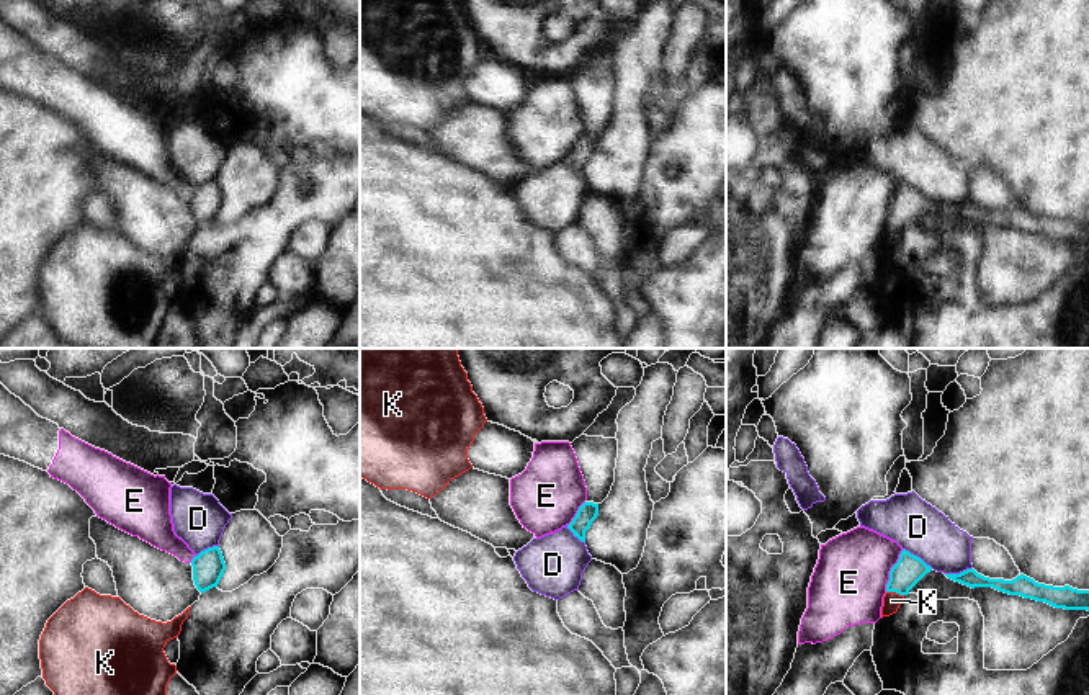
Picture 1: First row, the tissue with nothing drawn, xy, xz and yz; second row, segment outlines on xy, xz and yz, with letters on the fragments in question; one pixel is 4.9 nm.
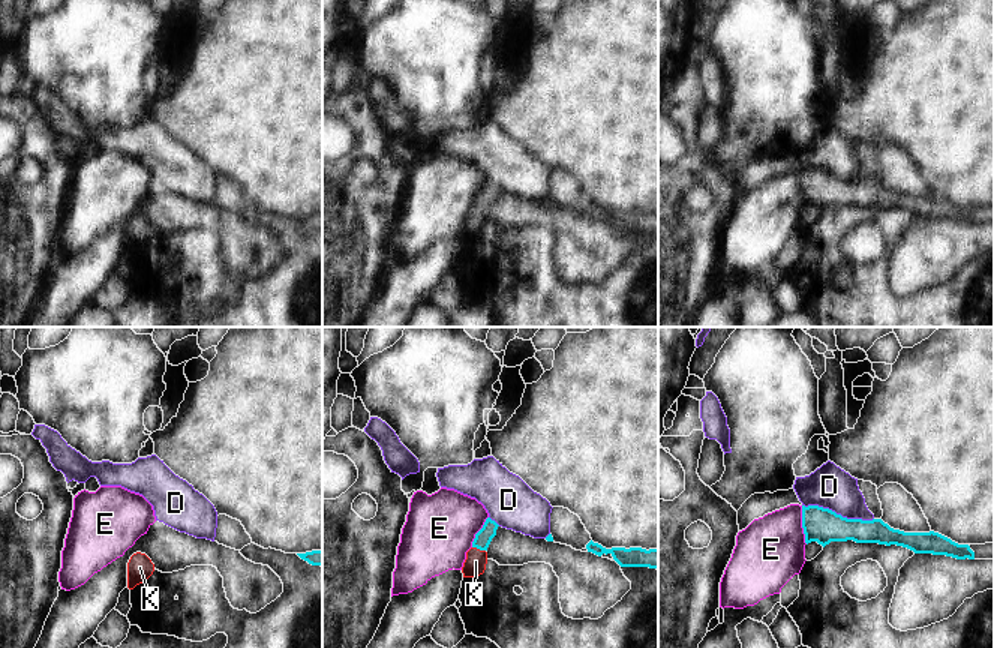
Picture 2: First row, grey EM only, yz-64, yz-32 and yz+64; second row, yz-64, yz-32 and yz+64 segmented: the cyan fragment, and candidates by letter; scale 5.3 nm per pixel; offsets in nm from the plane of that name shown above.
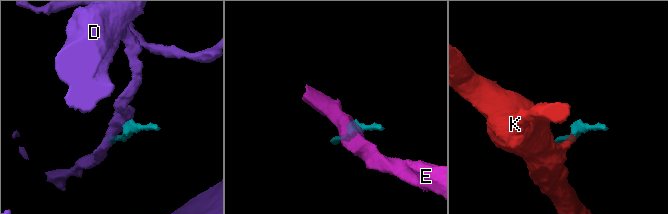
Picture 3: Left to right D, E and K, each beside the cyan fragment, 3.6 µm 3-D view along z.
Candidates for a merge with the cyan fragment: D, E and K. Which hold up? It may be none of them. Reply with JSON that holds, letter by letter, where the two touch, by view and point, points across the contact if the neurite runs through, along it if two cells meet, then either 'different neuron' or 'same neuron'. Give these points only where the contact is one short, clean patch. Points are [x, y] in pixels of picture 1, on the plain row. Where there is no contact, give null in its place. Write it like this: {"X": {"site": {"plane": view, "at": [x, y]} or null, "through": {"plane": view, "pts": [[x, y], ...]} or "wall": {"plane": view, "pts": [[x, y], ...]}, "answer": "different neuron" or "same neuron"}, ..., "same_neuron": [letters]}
{"D": {"site": {"plane": "yz", "at": [916, 190]}, "wall": {"plane": "yz", "pts": [[903, 182], [932, 201]]}, "answer": "different neuron"}, "E": {"site": {"plane": "yz", "at": [890, 205]}, "wall": {"plane": "yz", "pts": [[903, 183], [890, 205], [885, 224]]}, "answer": "different neuron"}, "K": {"site": {"plane": "yz", "at": [895, 224]}, "through": {"plane": "yz", "pts": [[909, 203], [895, 224], [891, 234]]}, "answer": "same neuron"}, "same_neuron": ["K"]}

